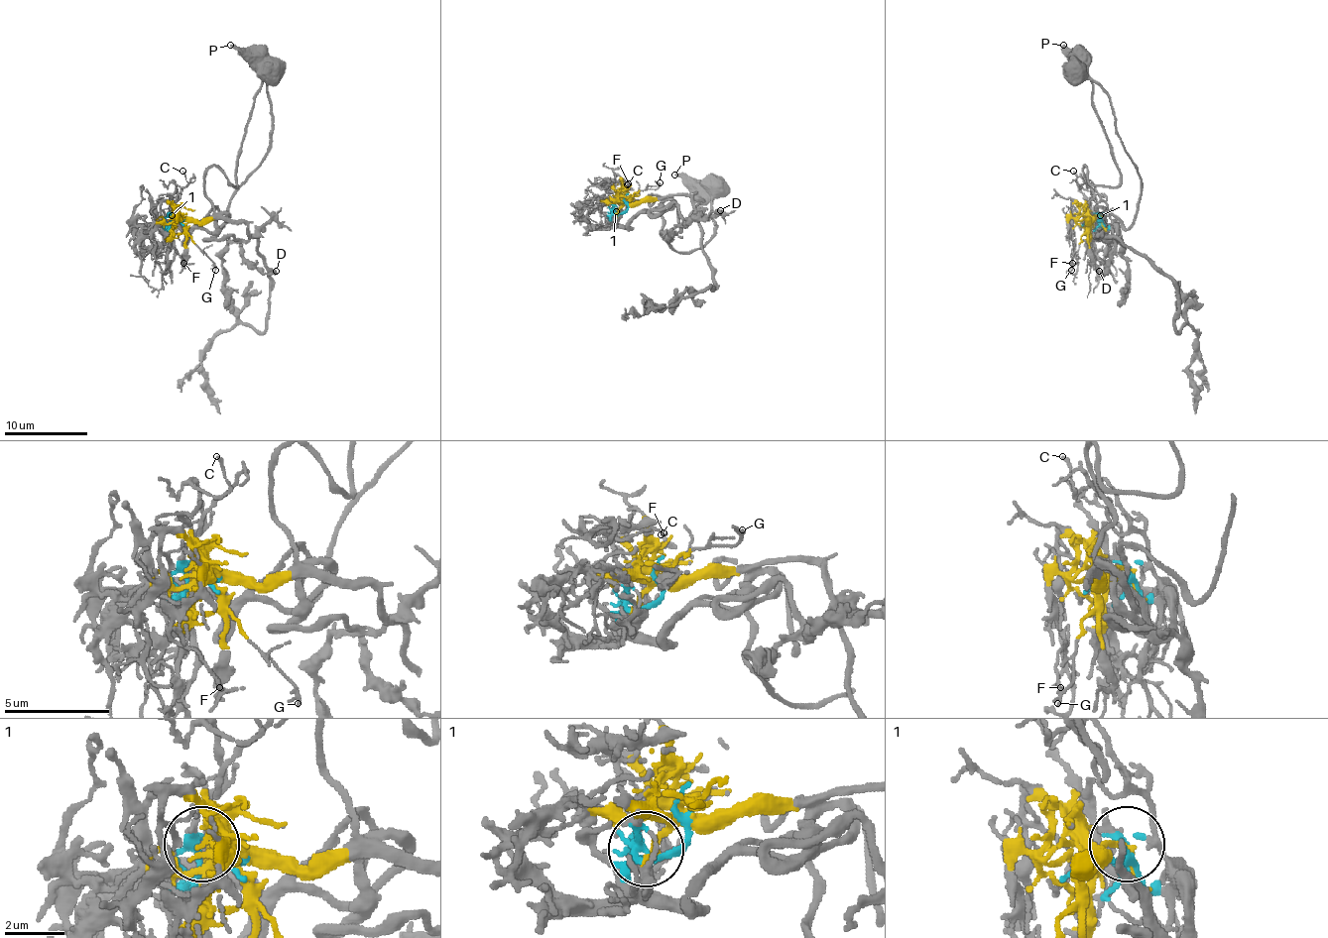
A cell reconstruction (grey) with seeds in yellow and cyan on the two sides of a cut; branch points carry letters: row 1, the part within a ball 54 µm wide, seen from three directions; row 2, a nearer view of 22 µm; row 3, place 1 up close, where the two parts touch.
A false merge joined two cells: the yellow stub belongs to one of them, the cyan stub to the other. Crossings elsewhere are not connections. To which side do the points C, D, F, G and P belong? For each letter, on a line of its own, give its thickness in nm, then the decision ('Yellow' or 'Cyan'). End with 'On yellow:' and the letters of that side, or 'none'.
C: Thickness 120 nm. Cyan
D: Thickness 280 nm. Cyan
F: Thickness 120 nm. Yellow
G: Thickness 160 nm. Yellow
P: Thickness 240 nm. Yellow
On yellow: F, G, P

